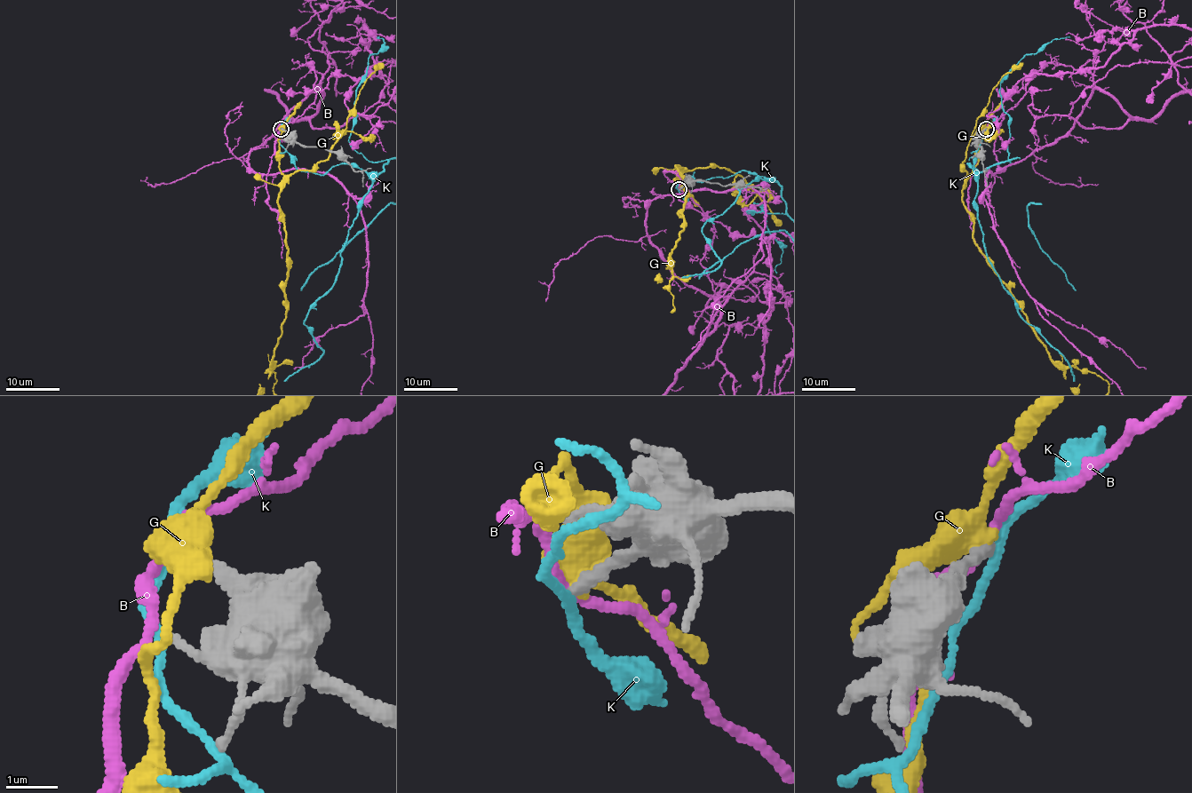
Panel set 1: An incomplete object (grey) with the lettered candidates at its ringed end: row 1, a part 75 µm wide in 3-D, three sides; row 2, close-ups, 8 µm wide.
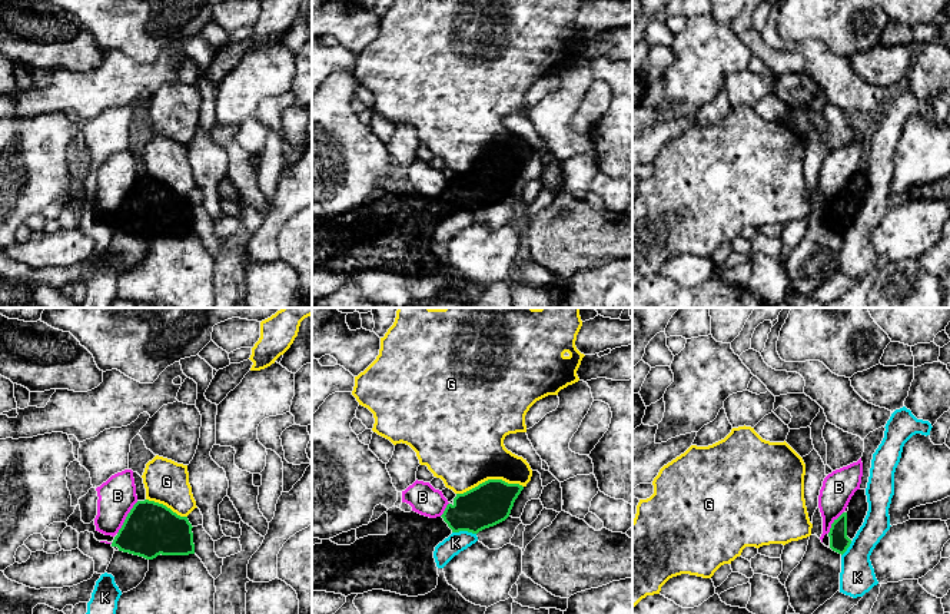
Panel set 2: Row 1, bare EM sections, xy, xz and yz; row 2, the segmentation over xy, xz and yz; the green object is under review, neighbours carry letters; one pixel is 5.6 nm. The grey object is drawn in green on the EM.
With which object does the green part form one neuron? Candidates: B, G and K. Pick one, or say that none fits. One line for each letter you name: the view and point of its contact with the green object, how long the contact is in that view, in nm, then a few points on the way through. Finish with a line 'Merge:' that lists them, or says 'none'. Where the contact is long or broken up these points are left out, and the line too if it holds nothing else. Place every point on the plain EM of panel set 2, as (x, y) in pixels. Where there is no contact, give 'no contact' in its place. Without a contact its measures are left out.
Merge: none

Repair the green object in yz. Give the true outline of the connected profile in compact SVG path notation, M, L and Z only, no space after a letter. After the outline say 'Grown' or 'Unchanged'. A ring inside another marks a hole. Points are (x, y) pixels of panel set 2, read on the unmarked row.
M857 169L847 187L847 192L843 192L837 199L834 199L828 212L830 228L841 235L850 226L867 195L868 182L866 169Z. Grown

